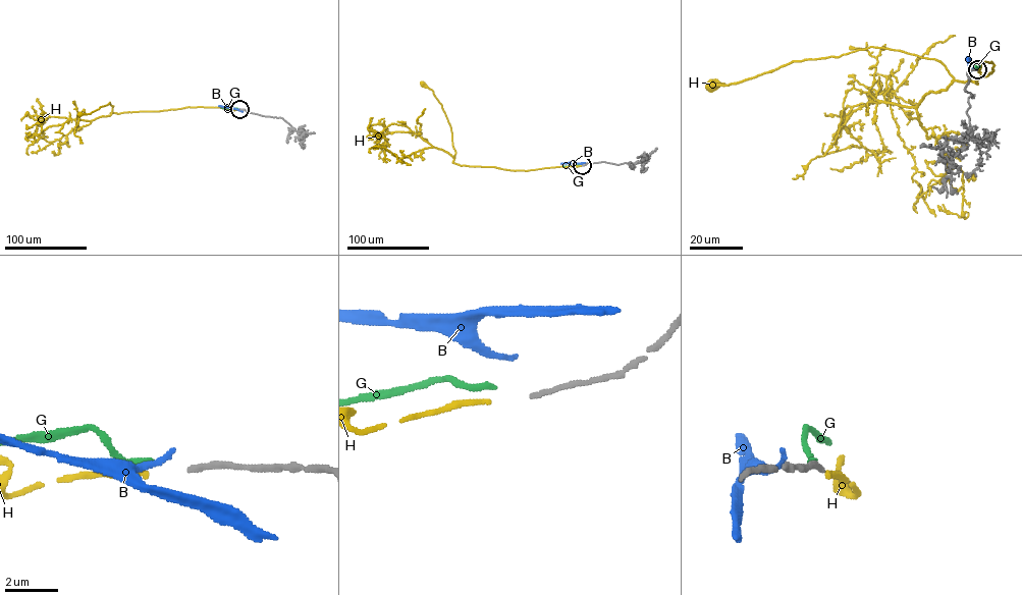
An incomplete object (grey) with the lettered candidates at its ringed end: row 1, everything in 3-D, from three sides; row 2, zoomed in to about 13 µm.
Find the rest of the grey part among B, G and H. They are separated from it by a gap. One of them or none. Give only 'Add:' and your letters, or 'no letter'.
Add: H

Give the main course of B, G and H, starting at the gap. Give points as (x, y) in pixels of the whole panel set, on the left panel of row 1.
B: (239, 109), (218, 106)
G: (238, 109), (220, 108)
H: (238, 109), (187, 107), (110, 113), (113, 106), (109, 102), (91, 113), (79, 113)

